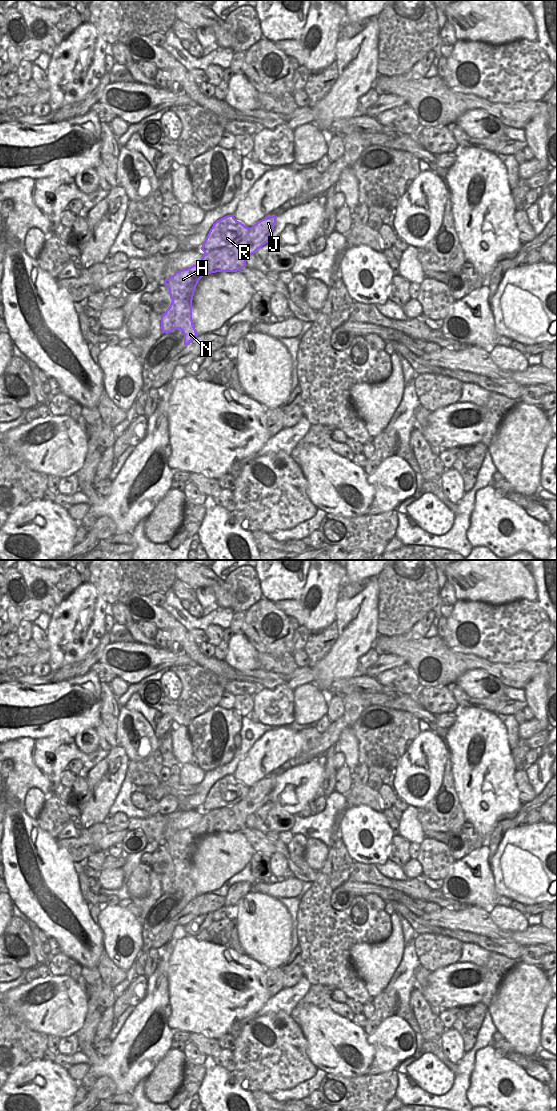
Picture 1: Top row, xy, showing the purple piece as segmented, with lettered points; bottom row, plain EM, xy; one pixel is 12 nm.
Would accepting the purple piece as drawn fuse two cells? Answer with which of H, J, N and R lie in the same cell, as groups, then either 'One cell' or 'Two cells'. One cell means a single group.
Groups: H J N / R. Two cells.

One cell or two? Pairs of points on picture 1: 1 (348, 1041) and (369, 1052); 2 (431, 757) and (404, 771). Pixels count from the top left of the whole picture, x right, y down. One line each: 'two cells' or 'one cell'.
1: one cell
2: one cell

